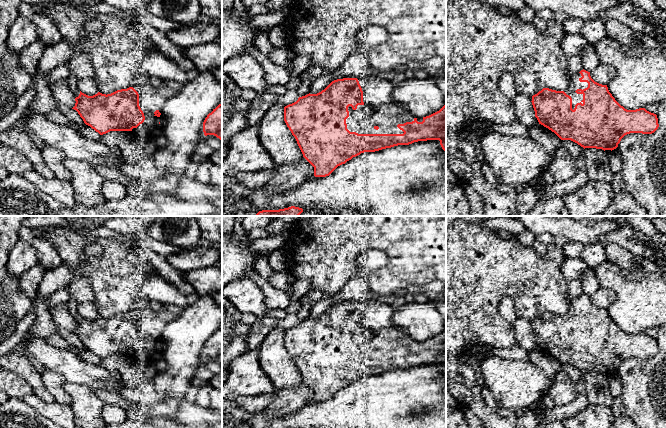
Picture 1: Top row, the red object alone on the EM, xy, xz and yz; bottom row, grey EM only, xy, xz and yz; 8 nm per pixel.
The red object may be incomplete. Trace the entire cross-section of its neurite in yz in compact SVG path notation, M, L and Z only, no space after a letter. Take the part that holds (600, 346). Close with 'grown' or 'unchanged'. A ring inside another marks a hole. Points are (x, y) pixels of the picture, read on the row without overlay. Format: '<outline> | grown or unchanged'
M584 293L570 301L569 309L565 315L543 312L532 320L531 326L539 348L554 356L561 364L571 364L584 373L596 372L612 375L618 371L625 359L630 357L652 358L659 351L656 338L647 335L645 332L636 334L625 333L615 324L609 316L607 309L595 306L591 302L590 296Z | grown

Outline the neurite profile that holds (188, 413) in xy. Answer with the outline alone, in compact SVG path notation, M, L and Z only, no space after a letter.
M186 398L181 400L175 419L187 425L206 424L213 428L222 428L222 413L188 402Z

